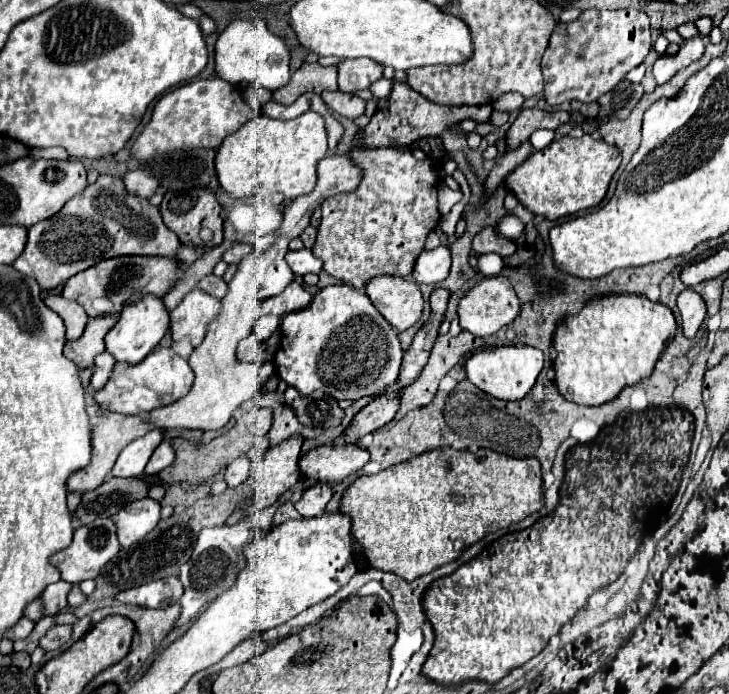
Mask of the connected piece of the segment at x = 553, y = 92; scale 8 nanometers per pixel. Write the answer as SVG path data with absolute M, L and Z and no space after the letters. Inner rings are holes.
M585 10L575 22L559 22L541 62L545 100L551 106L571 100L595 102L613 90L629 70L637 68L651 50L649 18L641 10Z

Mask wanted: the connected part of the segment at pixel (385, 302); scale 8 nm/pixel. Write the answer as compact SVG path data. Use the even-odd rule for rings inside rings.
M375 276L367 282L365 294L397 332L411 328L423 314L423 294L411 278Z

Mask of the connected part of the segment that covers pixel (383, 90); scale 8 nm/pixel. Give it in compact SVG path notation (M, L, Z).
M381 78L381 80L377 80L369 90L371 90L373 96L379 98L379 100L381 100L381 98L389 98L389 90L393 90L393 80Z

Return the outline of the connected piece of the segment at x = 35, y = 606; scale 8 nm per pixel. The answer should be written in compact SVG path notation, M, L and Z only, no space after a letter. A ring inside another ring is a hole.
M39 598L33 600L33 604L29 604L29 606L25 608L25 616L27 616L29 620L33 620L33 622L39 622L39 620L45 616L45 610L41 608L41 600L39 600Z

